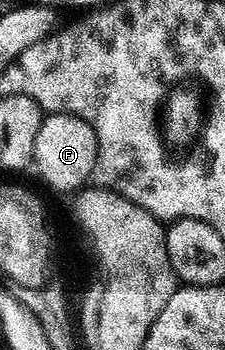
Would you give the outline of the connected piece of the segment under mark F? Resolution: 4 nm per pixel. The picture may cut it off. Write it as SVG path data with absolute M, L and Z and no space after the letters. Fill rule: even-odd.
M51 111L44 116L41 129L37 131L34 168L39 168L43 181L55 189L67 193L70 189L79 191L92 180L97 159L97 139L93 127L72 113Z

